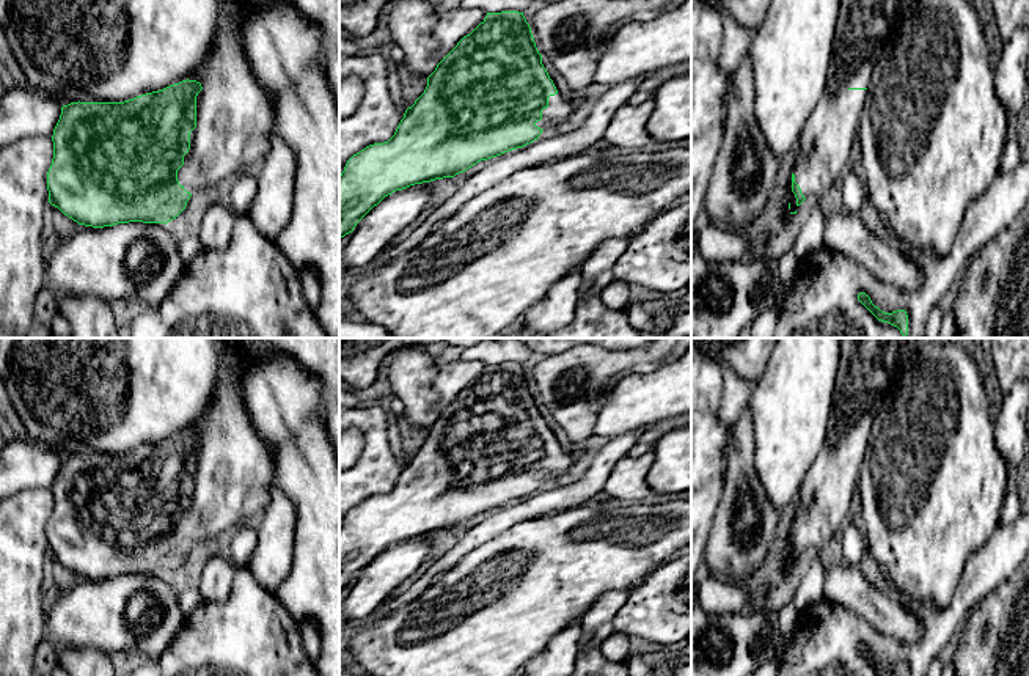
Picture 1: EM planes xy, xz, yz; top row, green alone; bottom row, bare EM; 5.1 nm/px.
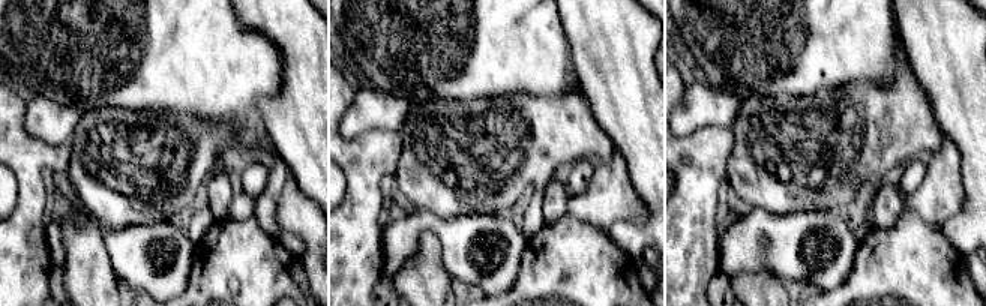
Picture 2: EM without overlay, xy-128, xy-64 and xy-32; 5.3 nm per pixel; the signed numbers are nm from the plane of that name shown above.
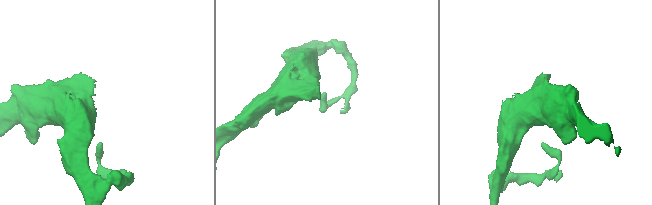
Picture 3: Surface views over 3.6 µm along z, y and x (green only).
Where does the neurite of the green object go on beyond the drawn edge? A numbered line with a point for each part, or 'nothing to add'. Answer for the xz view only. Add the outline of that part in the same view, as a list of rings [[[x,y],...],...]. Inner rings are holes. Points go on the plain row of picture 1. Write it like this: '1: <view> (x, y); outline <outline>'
1: xz (560, 461); outline [[[561,445],[548,450],[548,459],[542,462],[542,472],[536,475],[537,479],[547,481],[553,476],[567,473],[575,462],[575,456]]]

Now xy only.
1: xy (234, 470); outline [[[226,338],[218,341],[218,380],[207,420],[196,434],[203,442],[196,448],[196,479],[190,484],[190,501],[178,522],[179,536],[192,547],[225,530],[256,522],[269,500],[273,481],[272,451],[255,431],[239,390],[239,366],[229,352]]]

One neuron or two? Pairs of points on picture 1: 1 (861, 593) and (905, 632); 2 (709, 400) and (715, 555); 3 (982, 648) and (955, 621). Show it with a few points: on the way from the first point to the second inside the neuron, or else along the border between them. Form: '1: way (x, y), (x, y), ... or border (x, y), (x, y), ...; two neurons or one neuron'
1: way (872, 604), (894, 621); one neuron
2: border (723, 478), (723, 491), (707, 540); two neurons
3: border (984, 598), (974, 606), (963, 628), (955, 635); two neurons

